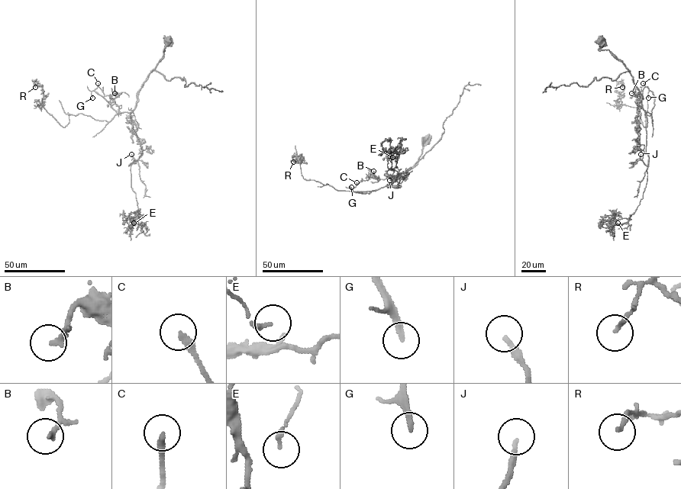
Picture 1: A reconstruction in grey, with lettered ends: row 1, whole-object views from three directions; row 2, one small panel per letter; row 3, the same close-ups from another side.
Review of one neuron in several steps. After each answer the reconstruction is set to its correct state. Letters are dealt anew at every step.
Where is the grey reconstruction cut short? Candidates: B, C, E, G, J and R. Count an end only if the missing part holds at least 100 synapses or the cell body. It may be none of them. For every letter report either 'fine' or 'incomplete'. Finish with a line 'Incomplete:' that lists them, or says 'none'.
B: fine
C: incomplete
E: fine
G: incomplete
J: incomplete
R: fine
Incomplete: C, G, J

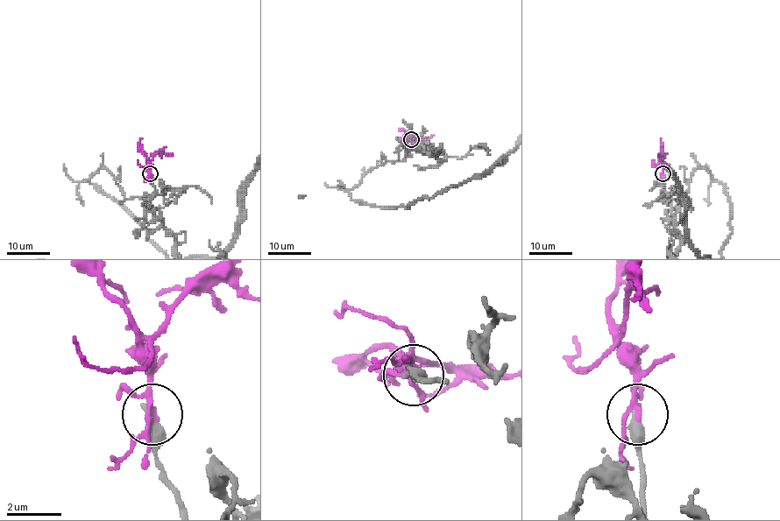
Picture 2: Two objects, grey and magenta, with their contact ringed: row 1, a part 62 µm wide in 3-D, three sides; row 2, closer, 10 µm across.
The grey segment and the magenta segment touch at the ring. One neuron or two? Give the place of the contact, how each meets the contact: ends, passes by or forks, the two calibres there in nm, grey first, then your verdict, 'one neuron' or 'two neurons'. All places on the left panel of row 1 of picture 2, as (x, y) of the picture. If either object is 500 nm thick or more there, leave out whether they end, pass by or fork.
place (150, 173); grey ends; magenta forks; calibres 400 and 150 nm; two neurons

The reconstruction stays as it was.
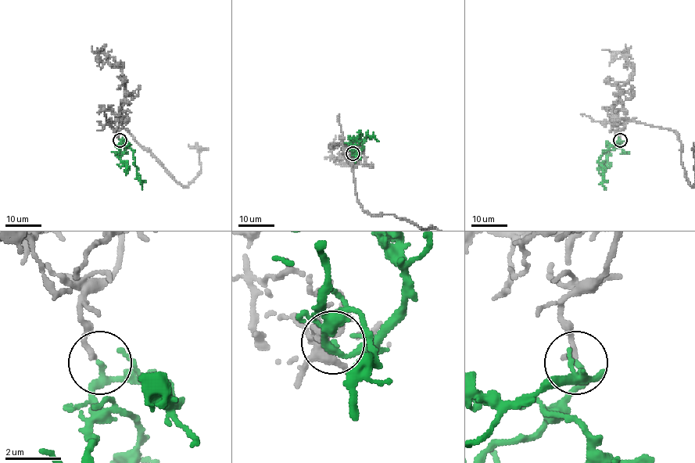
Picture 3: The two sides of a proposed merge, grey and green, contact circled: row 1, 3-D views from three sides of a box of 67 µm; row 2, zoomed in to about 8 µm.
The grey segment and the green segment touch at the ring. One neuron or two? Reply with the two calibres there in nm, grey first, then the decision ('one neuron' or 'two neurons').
calibres 190 and 180 nm; one neuron

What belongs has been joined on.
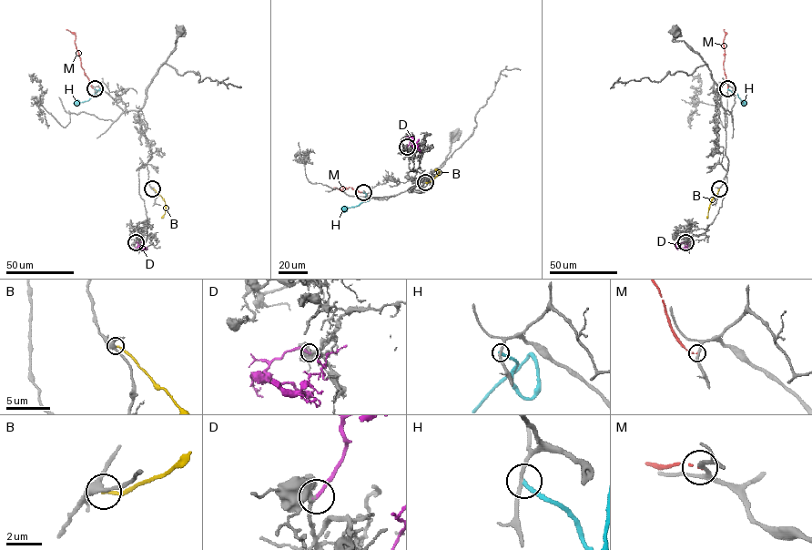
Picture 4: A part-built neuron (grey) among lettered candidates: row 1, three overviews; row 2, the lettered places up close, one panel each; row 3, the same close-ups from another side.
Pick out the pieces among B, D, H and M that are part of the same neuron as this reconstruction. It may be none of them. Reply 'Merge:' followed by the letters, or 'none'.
Merge: D

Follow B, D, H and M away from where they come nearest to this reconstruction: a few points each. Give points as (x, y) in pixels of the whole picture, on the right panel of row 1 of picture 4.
B: (719, 188), (706, 218)
D: (685, 242), (678, 246), (685, 249), (691, 241)
H: (728, 88), (734, 96), (735, 89), (744, 103)
M: (727, 88), (723, 66), (723, 29)

